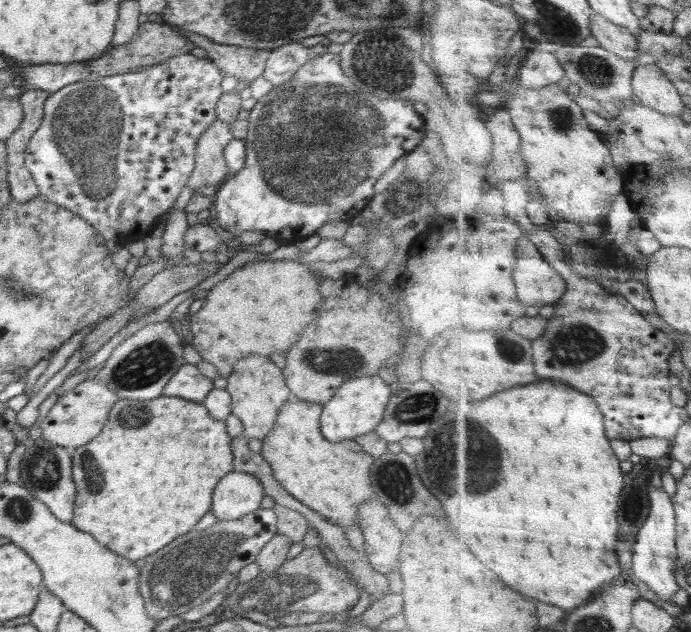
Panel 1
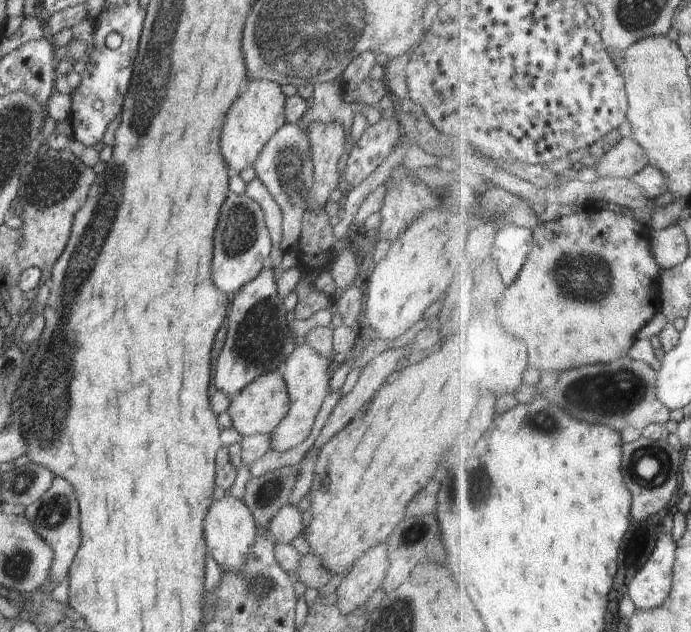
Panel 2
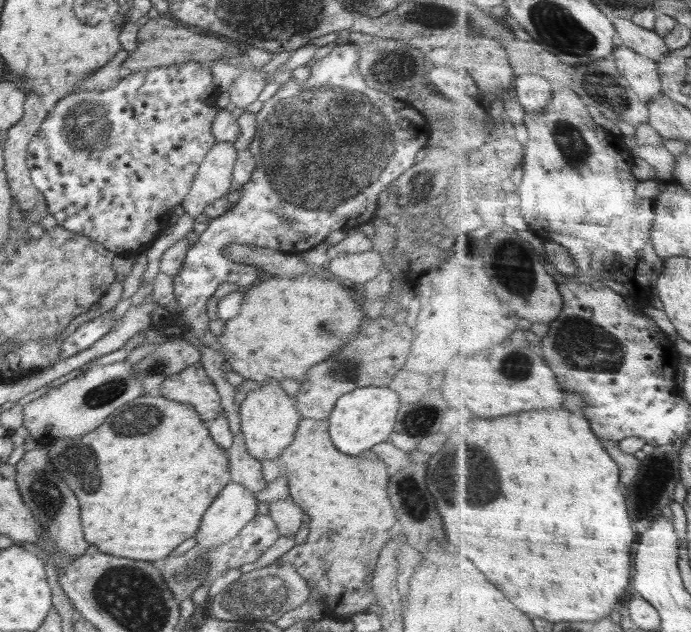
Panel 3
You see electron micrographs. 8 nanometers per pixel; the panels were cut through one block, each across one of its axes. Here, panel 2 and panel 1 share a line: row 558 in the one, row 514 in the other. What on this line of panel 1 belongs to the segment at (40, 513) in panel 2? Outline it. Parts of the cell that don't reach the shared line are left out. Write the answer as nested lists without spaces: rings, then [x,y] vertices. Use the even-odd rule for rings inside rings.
[[[45,440],[40,445],[35,444],[27,448],[22,456],[19,480],[19,484],[35,499],[43,502],[58,520],[71,524],[76,487],[73,481],[71,453],[64,447]]]

